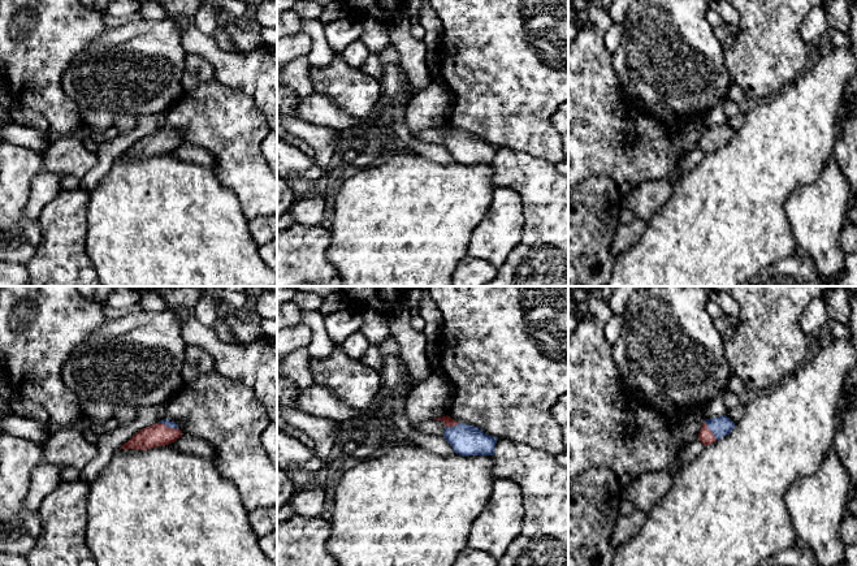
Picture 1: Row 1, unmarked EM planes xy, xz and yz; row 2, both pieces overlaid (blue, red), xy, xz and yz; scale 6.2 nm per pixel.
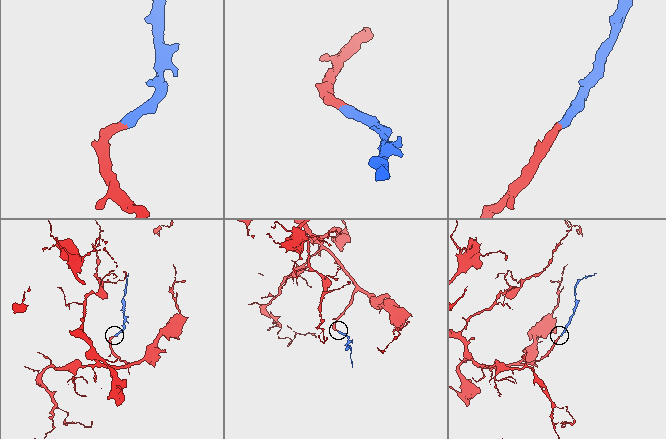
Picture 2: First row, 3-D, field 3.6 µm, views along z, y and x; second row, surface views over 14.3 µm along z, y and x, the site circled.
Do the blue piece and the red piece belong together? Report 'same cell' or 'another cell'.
same cell

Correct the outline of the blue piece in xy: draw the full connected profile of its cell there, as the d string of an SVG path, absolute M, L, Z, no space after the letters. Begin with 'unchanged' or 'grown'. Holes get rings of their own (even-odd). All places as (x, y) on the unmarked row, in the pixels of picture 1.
grown | M164 128L157 133L140 138L120 157L147 159L156 155L169 154L181 144L182 141L178 134L174 130Z

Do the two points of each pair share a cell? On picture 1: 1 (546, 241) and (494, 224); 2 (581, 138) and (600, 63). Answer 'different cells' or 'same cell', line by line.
1: different cells
2: same cell

